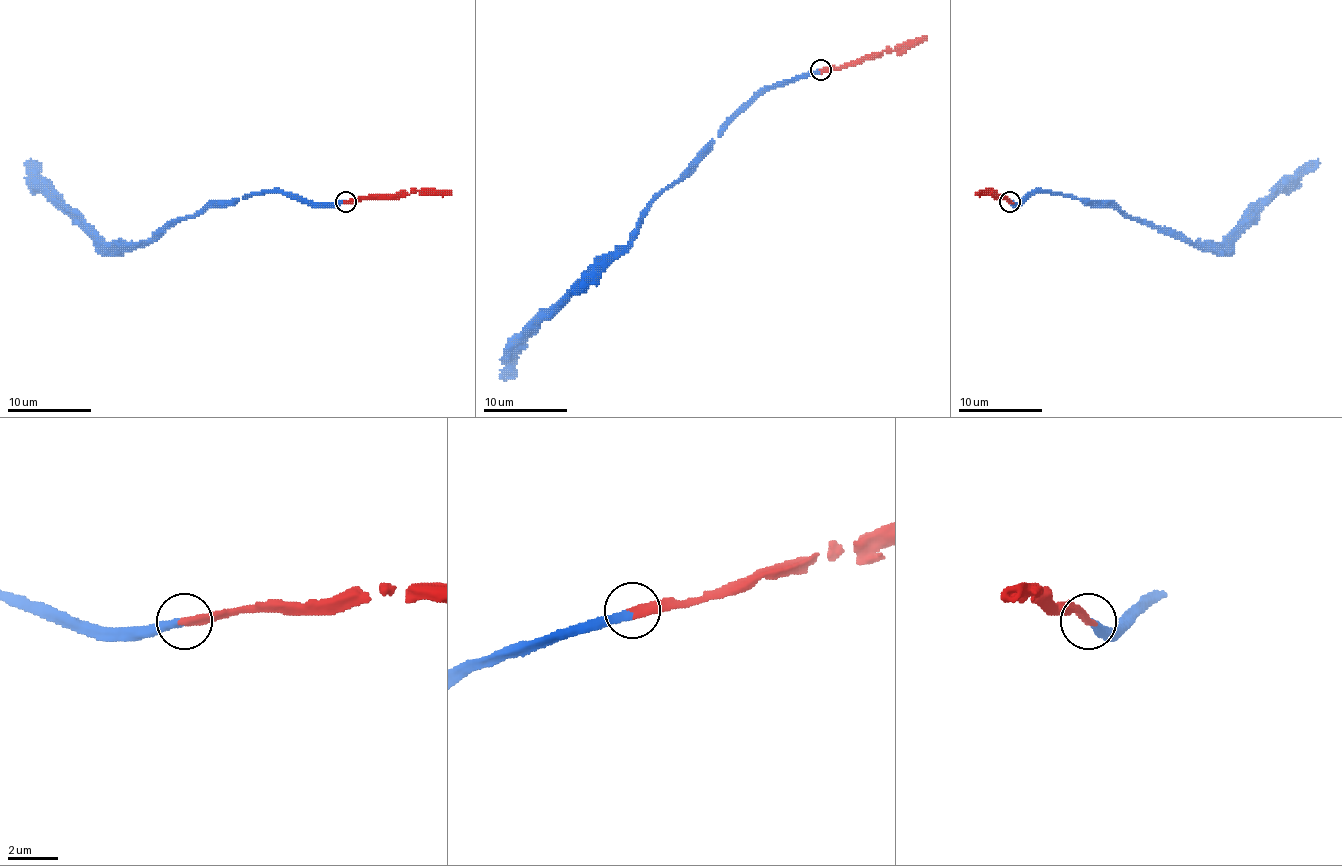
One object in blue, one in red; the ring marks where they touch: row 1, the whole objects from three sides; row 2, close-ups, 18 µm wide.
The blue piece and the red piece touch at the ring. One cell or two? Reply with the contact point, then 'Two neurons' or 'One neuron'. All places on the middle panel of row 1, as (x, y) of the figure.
Place: (821, 70). One neuron

